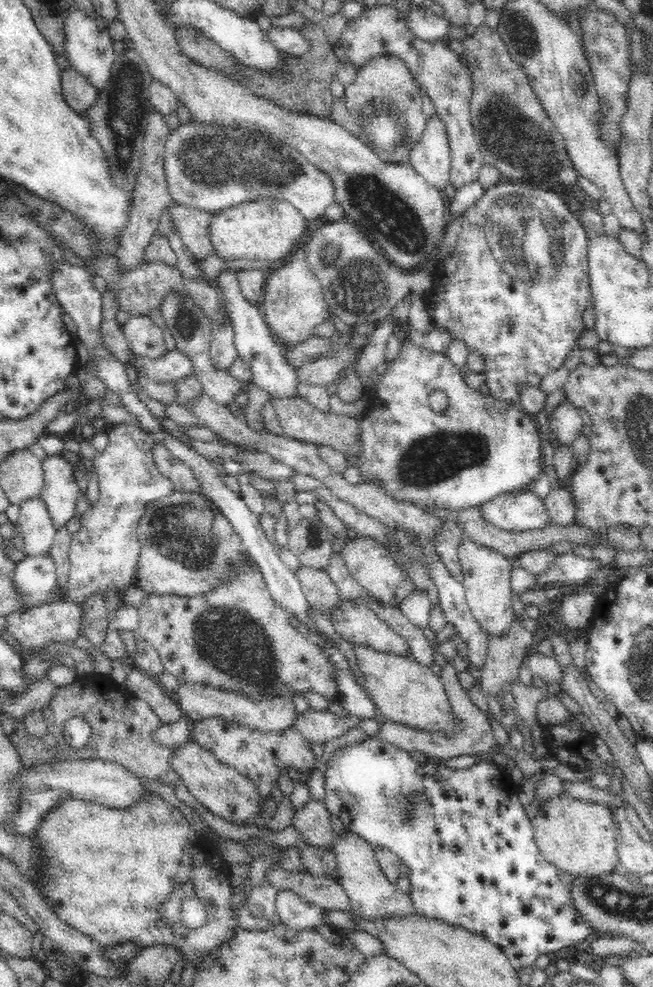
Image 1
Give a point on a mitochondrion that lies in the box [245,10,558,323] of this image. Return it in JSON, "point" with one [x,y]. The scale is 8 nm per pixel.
{"point":[390,221]}

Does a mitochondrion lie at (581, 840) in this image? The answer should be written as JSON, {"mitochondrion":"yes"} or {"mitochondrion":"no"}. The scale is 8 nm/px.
{"mitochondrion":"no"}

